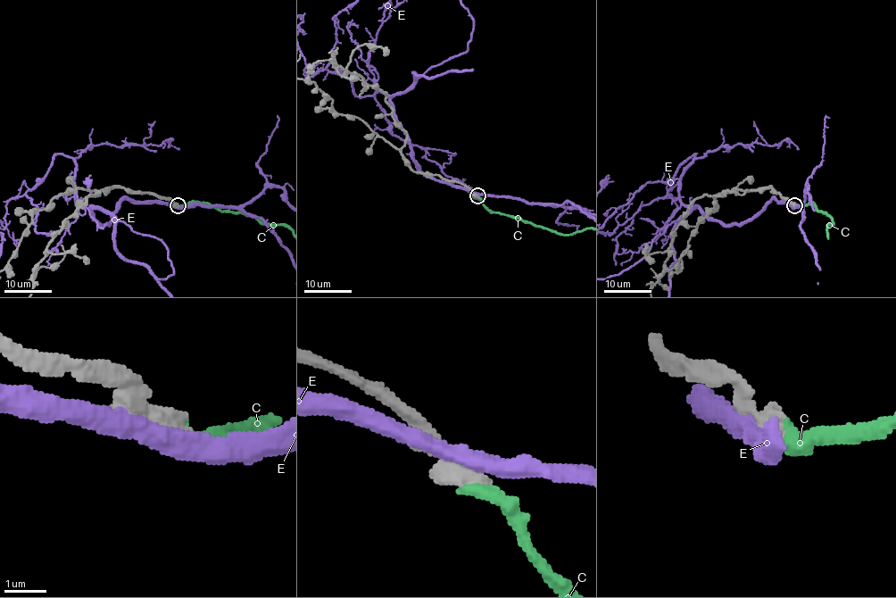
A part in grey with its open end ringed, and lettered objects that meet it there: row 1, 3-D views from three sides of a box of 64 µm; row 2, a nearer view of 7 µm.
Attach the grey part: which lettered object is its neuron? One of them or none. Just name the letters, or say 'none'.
C

